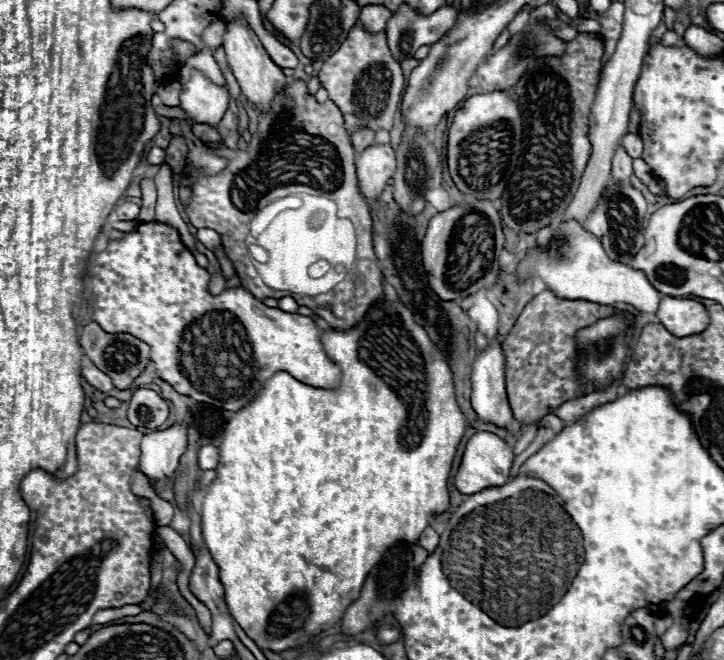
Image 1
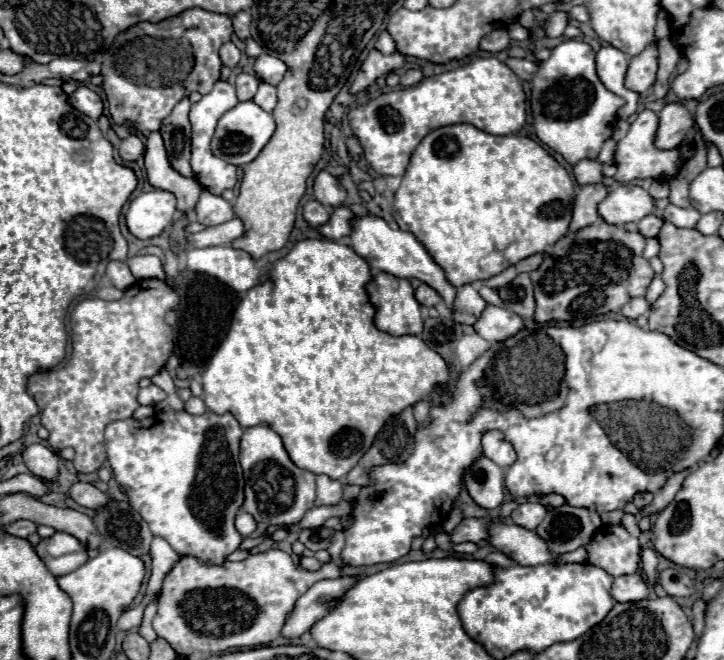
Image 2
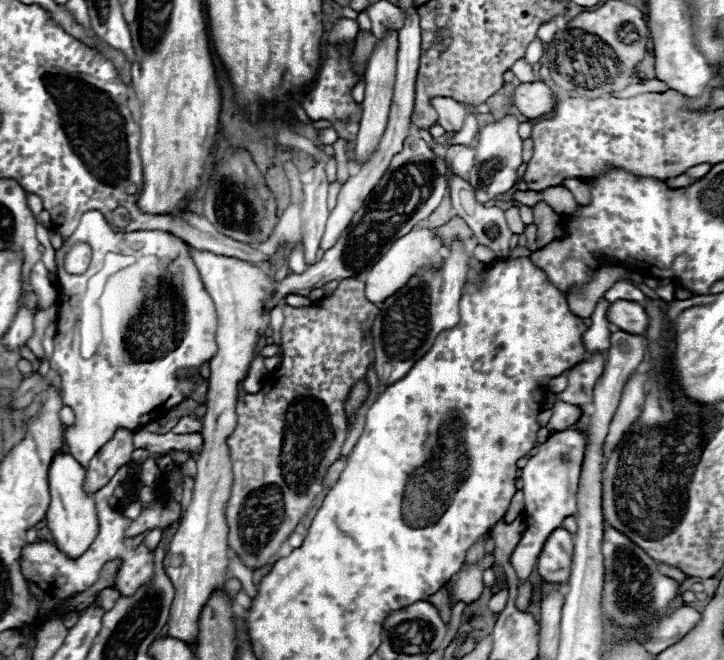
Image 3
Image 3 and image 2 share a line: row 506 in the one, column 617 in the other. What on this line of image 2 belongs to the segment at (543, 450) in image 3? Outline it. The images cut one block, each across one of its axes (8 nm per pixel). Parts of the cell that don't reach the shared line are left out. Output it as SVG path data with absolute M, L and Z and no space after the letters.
M622 524L602 526L586 546L590 564L604 568L610 576L634 574L640 562L638 538L630 536Z

